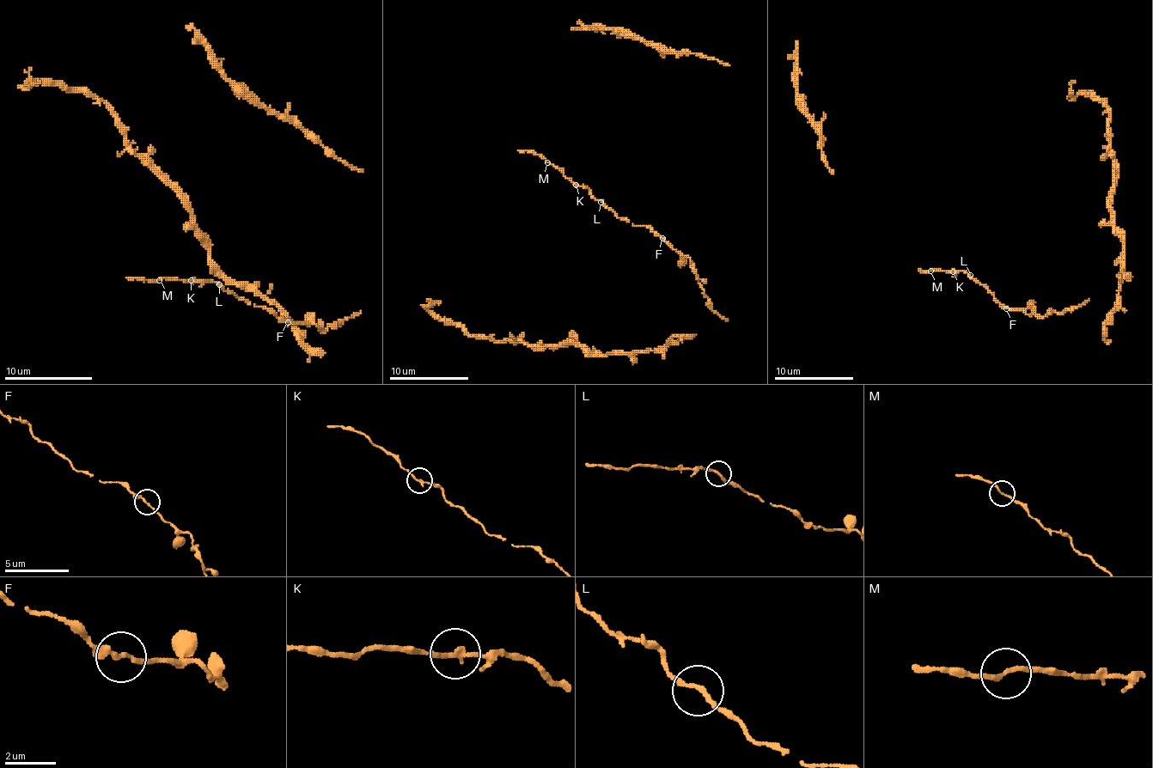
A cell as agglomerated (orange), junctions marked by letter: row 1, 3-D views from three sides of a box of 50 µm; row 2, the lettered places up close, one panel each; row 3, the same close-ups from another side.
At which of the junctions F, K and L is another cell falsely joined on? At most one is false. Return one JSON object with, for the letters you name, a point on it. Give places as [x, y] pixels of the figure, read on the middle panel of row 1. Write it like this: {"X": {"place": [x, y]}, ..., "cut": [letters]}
{"cut": []}

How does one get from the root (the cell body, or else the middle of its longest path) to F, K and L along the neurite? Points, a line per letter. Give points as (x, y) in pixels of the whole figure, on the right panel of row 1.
F: (1040, 314), (1006, 308)
K: (1040, 314), (1006, 308), (968, 272), (952, 271)
L: (1040, 314), (1006, 308), (970, 275)

